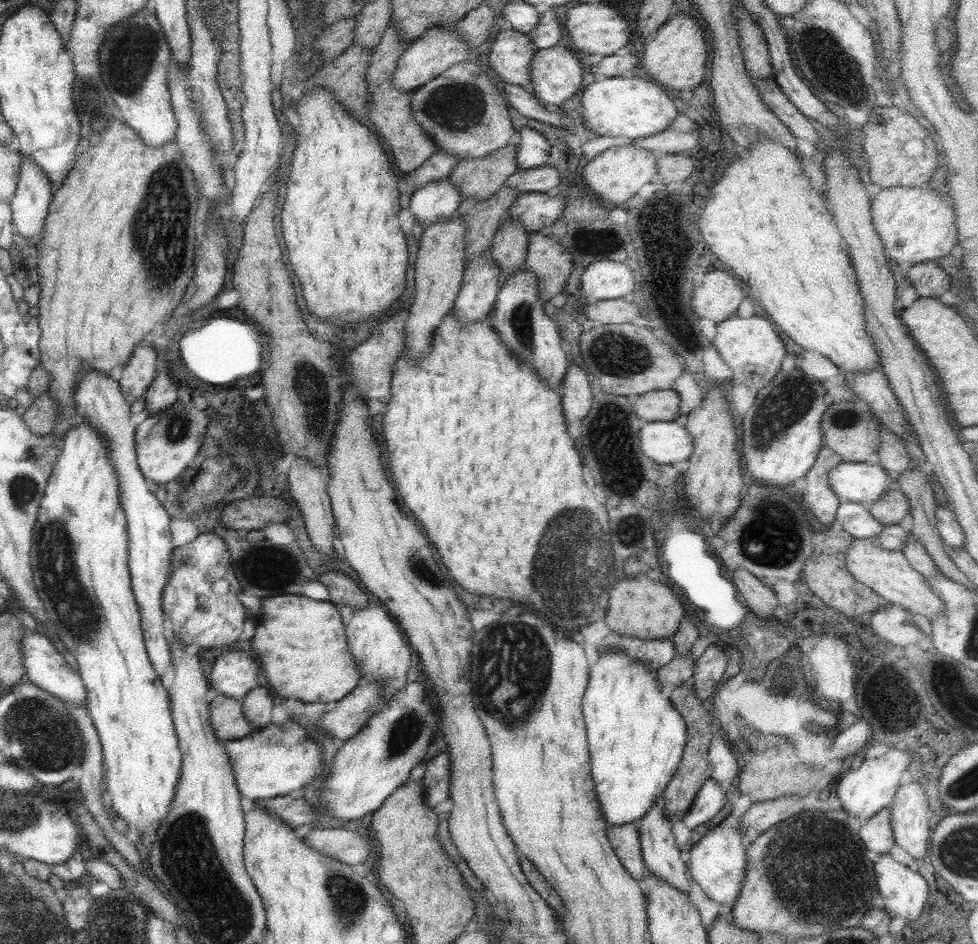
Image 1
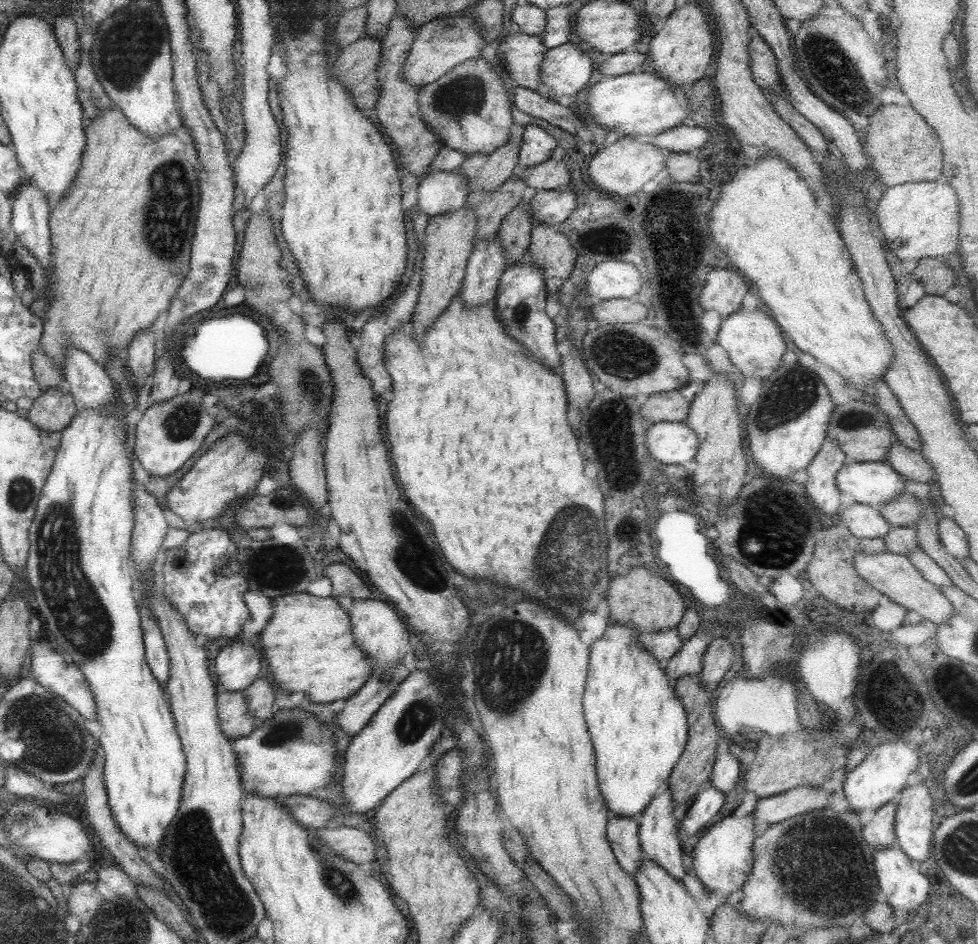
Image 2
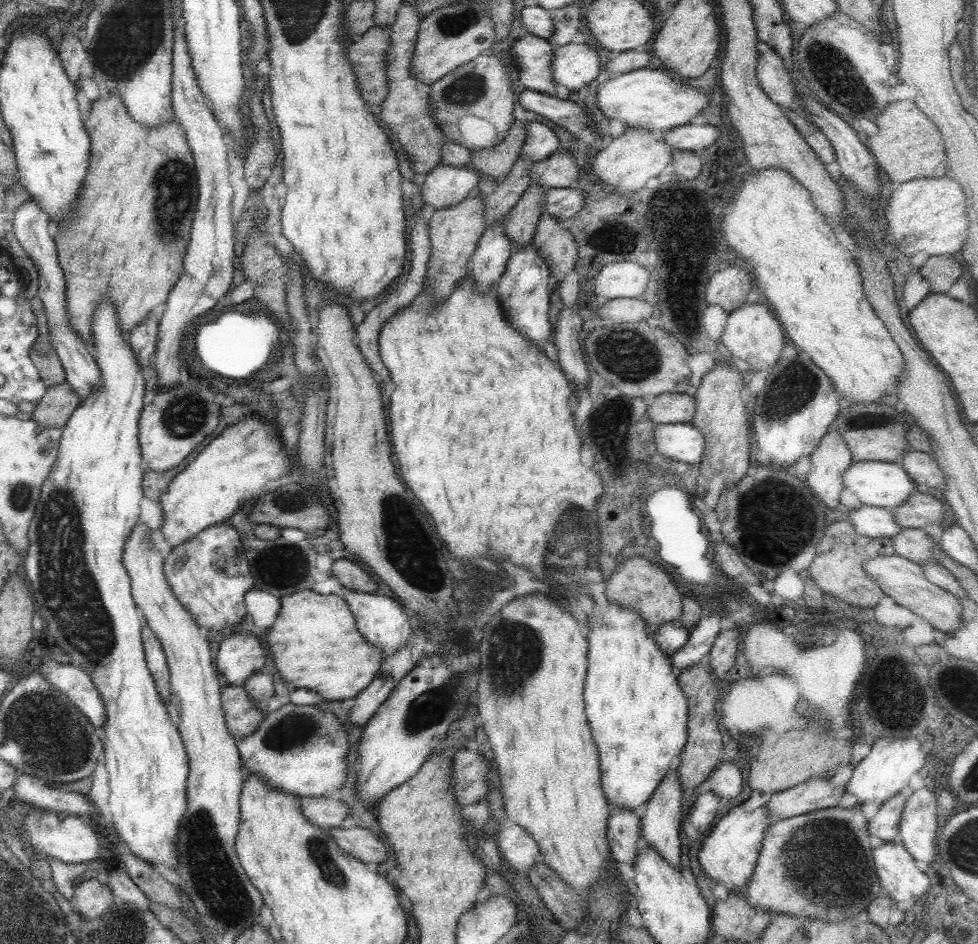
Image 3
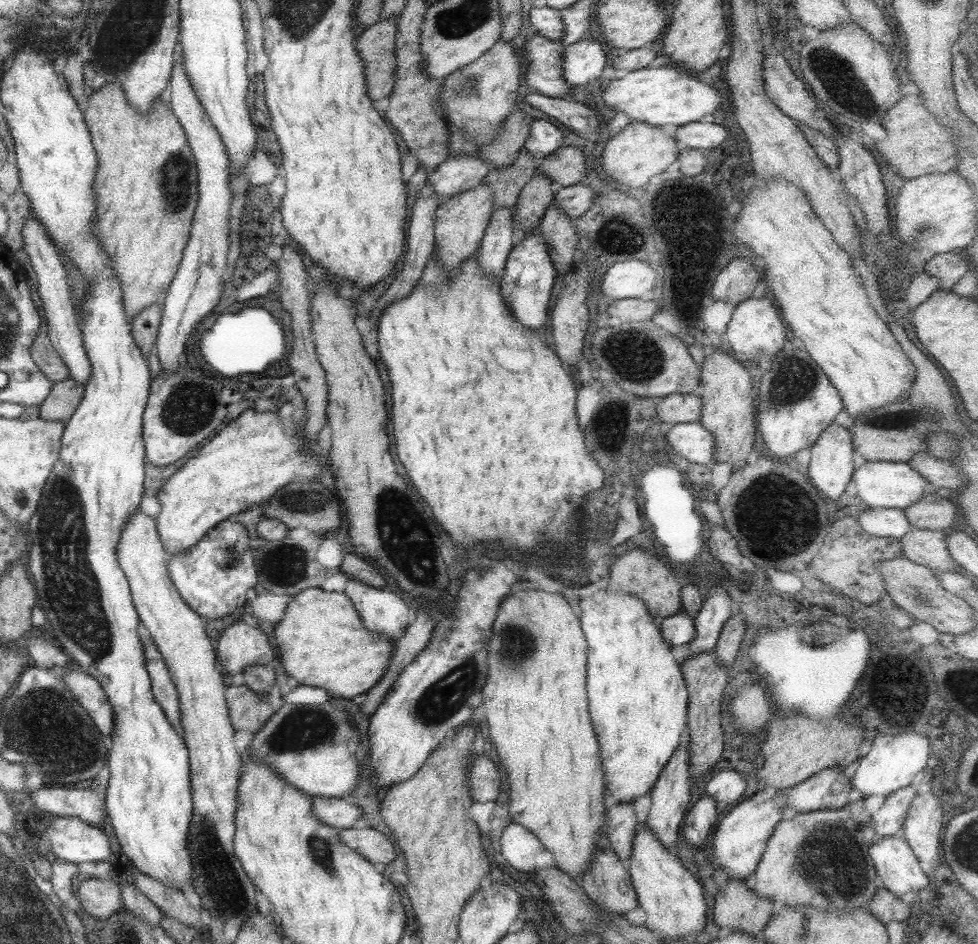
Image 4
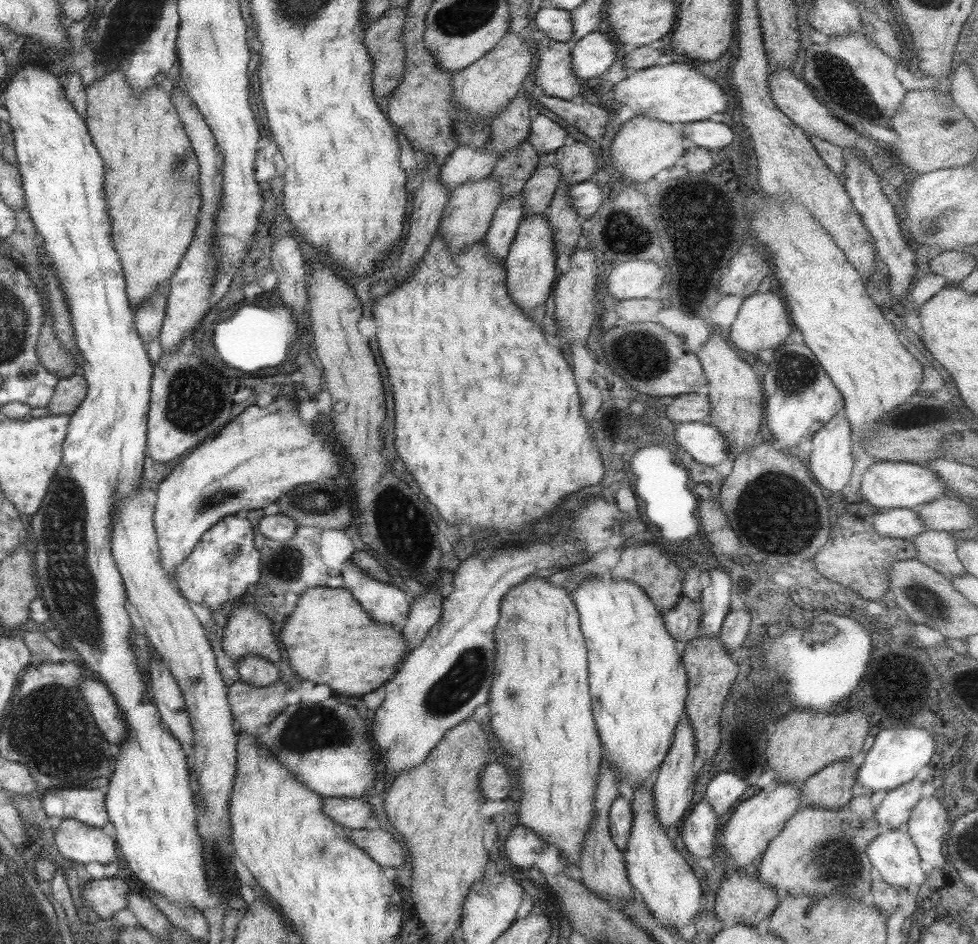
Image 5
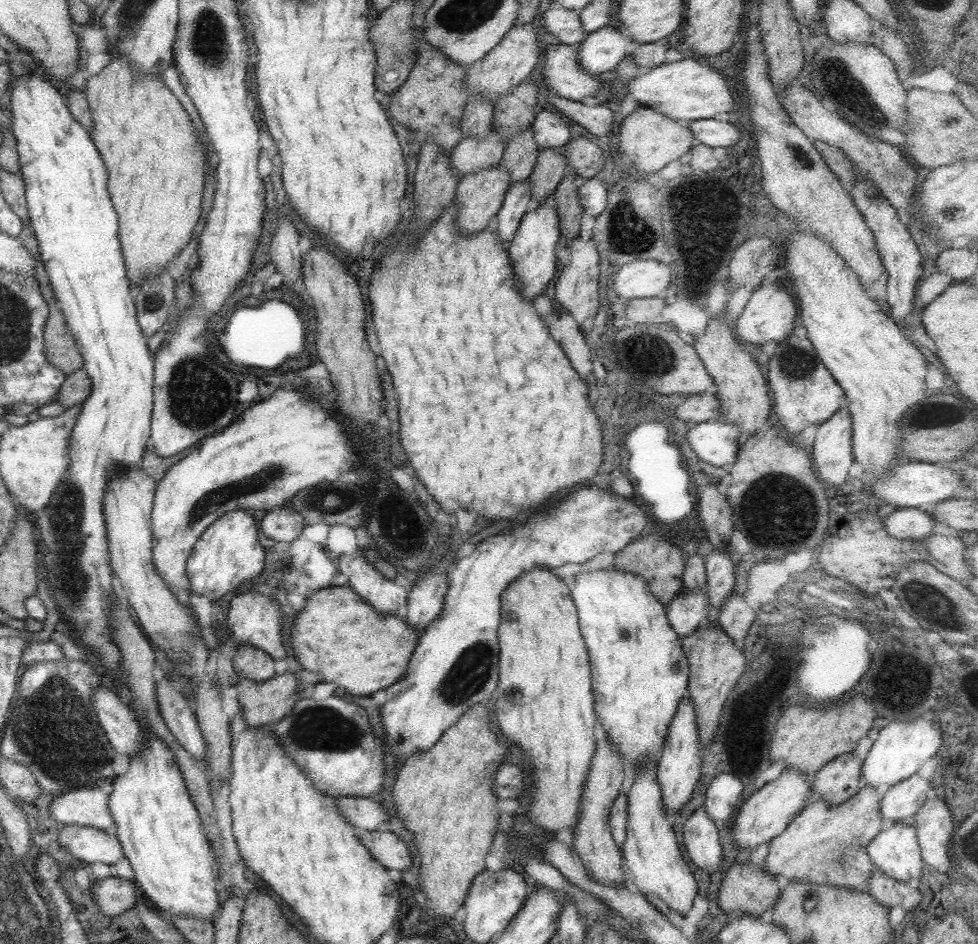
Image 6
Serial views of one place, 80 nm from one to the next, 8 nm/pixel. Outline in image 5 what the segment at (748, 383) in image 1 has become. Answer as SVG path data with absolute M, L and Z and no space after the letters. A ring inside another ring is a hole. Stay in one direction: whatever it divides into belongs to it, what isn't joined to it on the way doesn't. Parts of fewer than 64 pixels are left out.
M776 290L757 294L756 292L745 297L739 305L734 321L730 324L727 341L737 351L757 355L759 350L773 350L784 343L792 332L792 323L789 320L787 308Z

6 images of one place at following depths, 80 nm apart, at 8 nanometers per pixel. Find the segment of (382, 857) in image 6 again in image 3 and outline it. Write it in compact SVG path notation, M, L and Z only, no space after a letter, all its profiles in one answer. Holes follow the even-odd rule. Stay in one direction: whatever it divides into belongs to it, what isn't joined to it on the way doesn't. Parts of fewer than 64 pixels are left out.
M339 826L326 830L326 833L341 852L350 854L372 869L387 858L385 846L369 830Z

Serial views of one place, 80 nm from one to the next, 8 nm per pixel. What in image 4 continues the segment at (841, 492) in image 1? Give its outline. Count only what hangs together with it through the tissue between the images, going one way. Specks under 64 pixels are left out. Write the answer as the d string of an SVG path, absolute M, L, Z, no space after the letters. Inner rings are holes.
M865 461L863 465L853 469L851 482L855 486L855 494L861 500L861 507L867 509L899 509L908 507L921 495L927 494L923 491L923 486L928 482L921 479L921 474L915 468L911 468L907 463L901 461Z

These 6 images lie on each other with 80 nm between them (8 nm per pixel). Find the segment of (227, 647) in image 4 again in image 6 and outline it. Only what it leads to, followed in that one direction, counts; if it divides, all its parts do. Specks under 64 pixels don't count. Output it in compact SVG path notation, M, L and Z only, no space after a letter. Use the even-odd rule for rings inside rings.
M253 590L244 591L230 600L226 614L228 635L236 644L248 644L257 650L262 650L274 661L285 658L285 644L281 633L280 608L271 596L255 594Z

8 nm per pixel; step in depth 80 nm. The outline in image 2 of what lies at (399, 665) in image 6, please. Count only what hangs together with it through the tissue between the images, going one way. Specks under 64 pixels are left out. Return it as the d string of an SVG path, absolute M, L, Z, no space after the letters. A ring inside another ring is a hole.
M344 564L326 566L320 576L330 582L331 596L311 596L305 592L270 600L271 616L258 634L257 649L267 664L273 684L277 684L283 694L301 692L309 701L324 704L355 694L373 668L368 656L354 643L349 617L335 598L348 596L365 600L373 593L366 579Z

